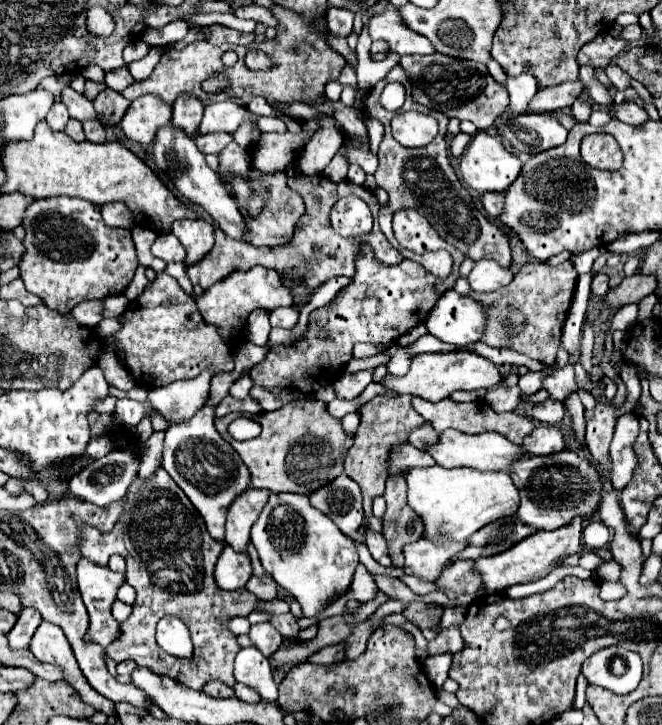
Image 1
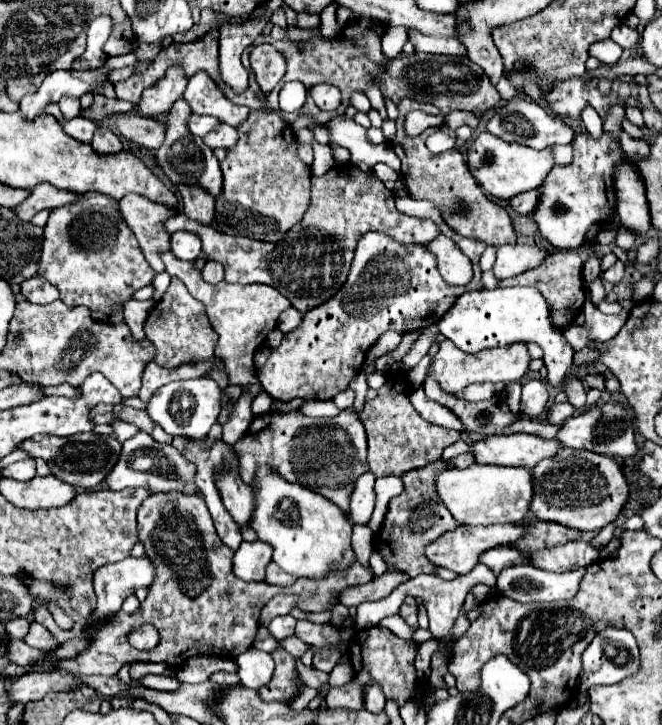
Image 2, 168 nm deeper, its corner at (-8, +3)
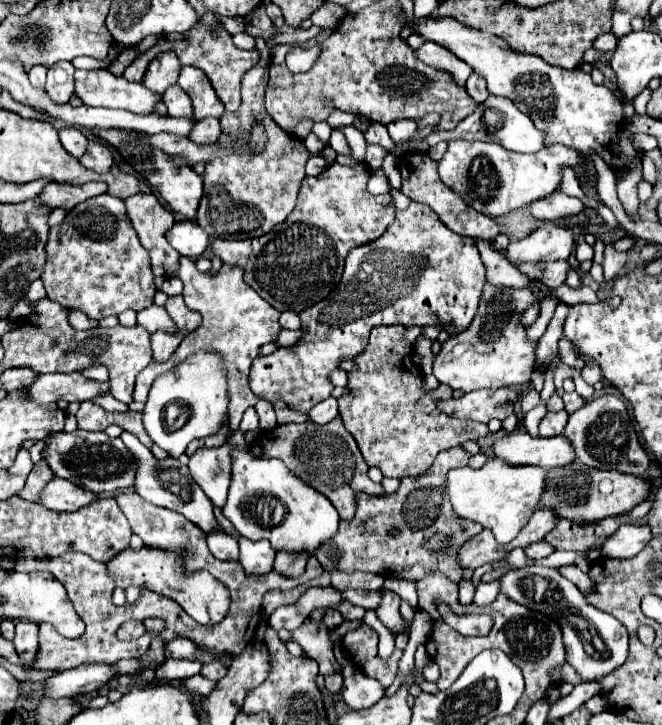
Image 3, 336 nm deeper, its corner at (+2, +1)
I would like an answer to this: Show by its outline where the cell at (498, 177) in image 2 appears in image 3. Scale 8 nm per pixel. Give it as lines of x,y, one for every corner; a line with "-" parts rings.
452,139
448,141
448,149
438,163
438,173
444,185
452,187
452,191
458,193
472,209
494,219
556,193
562,183
564,167
570,167
580,183
588,181
584,157
572,147
556,145
544,147
536,153
510,153
496,143

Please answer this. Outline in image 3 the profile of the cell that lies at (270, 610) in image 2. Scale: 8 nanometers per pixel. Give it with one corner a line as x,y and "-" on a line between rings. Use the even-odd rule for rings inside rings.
458,445
458,447
442,451
426,473
422,473
418,477
404,477
398,491
388,495
388,497
372,497
368,493
356,493
356,513
354,513
354,517
350,521
340,521
338,533
330,539
332,547
338,547
342,551
342,555
338,559
330,559
328,557
330,547
324,543
314,553
314,557
322,563
326,573
322,573
322,577
317,577
304,586
290,589
290,591
280,591
280,589
268,591
264,595
264,601
262,601
264,615
270,617
274,609
278,609
282,605
290,605
310,585
312,587
330,586
330,571
332,571
334,565
338,565
340,571
344,571
344,573
370,571
370,573
378,573
378,575
384,575
384,577
398,577
398,579
408,579
408,581
418,581
432,571
442,571
444,575
448,575
452,581
458,583
462,579
462,569
458,567
458,547
464,545
474,535
478,535
484,527
480,523
462,519
452,511
450,497
448,497
448,491
446,491
446,473
450,469
468,465
470,457
472,455
468,451
464,451
462,445
-
392,527
398,527
402,535
398,535
398,537
388,535
388,531
-
438,531
448,533
452,537
452,547
444,557
436,557
434,553
424,549
424,539
438,533

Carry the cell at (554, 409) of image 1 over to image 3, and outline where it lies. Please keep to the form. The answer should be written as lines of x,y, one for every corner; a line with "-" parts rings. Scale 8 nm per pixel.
558,411
558,413
546,413
546,417
540,423
540,435
542,437
556,437
564,431
568,421
568,413
566,411

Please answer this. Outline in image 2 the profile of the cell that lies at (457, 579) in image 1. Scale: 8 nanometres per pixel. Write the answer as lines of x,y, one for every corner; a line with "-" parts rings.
494,547
494,549
488,549
486,553
482,553
478,561
484,563
486,567
490,567
494,571
494,575
498,575
506,567
512,567
516,563
520,563
520,565
526,563
526,557
514,547

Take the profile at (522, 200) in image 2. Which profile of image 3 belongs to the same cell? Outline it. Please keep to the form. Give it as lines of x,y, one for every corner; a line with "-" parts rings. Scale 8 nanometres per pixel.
566,193
550,195
548,199
540,199
528,207
528,211
542,221
562,221
568,217
574,217
586,209
584,201
578,197
568,197

